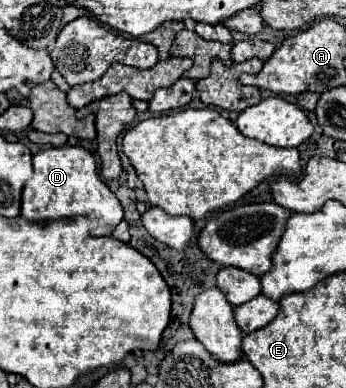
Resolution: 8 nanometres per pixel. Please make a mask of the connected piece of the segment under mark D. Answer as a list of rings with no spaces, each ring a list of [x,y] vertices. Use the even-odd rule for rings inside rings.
[[[65,145],[40,150],[32,158],[34,176],[24,184],[20,216],[30,222],[58,220],[72,216],[86,216],[98,222],[92,236],[112,234],[118,222],[124,218],[122,206],[116,194],[98,178],[94,156],[81,146]]]

